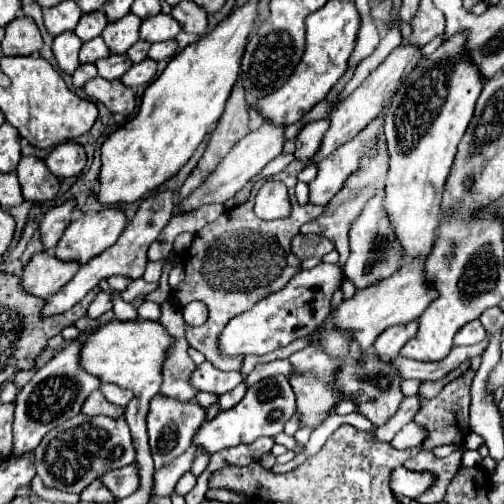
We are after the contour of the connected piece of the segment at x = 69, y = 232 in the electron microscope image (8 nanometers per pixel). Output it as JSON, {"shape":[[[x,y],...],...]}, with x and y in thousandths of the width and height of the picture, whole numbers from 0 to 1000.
{"shape":[[[214,411],[194,423],[167,423],[155,438],[131,450],[107,506],[119,518],[151,518],[155,526],[167,526],[226,486],[250,442],[254,438],[234,411]]]}

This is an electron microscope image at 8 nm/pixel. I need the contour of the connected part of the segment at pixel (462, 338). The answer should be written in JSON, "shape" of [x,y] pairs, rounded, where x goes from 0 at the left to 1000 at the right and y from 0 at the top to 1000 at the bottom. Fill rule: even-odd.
{"shape":[[[944,633],[944,637],[933,637],[925,641],[901,669],[901,685],[937,685],[937,681],[948,681],[960,673],[960,649],[956,641]]]}

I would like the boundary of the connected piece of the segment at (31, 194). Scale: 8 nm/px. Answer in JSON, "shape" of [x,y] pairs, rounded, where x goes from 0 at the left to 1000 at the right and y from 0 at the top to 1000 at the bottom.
{"shape":[[[67,308],[40,315],[32,347],[36,347],[40,367],[48,359],[48,371],[44,371],[48,395],[63,399],[63,403],[99,399],[111,391],[111,383],[119,375],[119,355],[107,351],[91,335],[91,323]]]}

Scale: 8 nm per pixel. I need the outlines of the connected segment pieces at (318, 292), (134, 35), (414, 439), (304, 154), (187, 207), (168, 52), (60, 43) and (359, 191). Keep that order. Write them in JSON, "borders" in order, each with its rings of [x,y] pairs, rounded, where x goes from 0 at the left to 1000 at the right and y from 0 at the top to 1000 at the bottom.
{"borders":[[[[635,522],[623,534],[595,534],[571,569],[528,585],[488,621],[464,629],[433,669],[433,696],[440,704],[528,704],[544,692],[575,685],[583,673],[619,661],[655,621],[655,593],[679,554],[679,534],[671,526]]],[[[254,26],[238,42],[214,46],[210,58],[202,62],[202,77],[210,81],[222,105],[250,105],[274,81],[278,46],[282,42],[266,26]]],[[[810,839],[778,875],[774,875],[774,883],[782,887],[782,891],[810,891],[810,887],[821,887],[821,883],[833,883],[837,875],[841,875],[841,867],[845,867],[845,855],[829,843],[829,839]]],[[[619,240],[611,244],[587,272],[587,315],[615,327],[623,304],[631,300],[639,272],[651,256],[651,240]]],[[[504,216],[494,218],[494,264],[488,272],[480,272],[476,280],[464,284],[464,296],[452,304],[452,312],[440,315],[440,327],[433,327],[433,335],[385,379],[377,383],[377,391],[369,391],[369,399],[353,399],[349,403],[349,419],[345,423],[377,423],[397,415],[401,407],[417,407],[417,403],[448,403],[456,399],[504,347],[512,347],[524,327],[532,319],[540,319],[544,312],[552,312],[560,304],[563,292],[563,252],[548,252],[536,248],[536,240],[524,236],[516,224]]],[[[329,81],[329,85],[306,85],[294,101],[294,113],[306,117],[306,121],[321,121],[321,117],[333,117],[341,113],[345,105],[353,101],[353,89],[349,81]]],[[[131,62],[131,65],[123,65],[107,77],[103,101],[107,101],[107,113],[111,113],[123,141],[147,145],[155,137],[155,129],[159,129],[159,121],[155,121],[159,93],[163,93],[163,77],[147,62]]],[[[762,276],[754,280],[754,292],[750,292],[750,296],[754,296],[750,312],[742,312],[742,315],[722,312],[722,315],[718,315],[718,335],[714,335],[710,343],[702,343],[702,347],[690,355],[687,371],[647,407],[643,427],[635,427],[631,435],[623,435],[623,438],[615,438],[615,442],[603,442],[603,446],[595,450],[595,458],[599,458],[603,466],[607,466],[607,462],[631,462],[631,466],[643,466],[643,470],[651,470],[655,478],[663,478],[667,498],[675,502],[675,522],[679,522],[679,526],[683,526],[687,514],[690,514],[690,454],[694,454],[698,435],[718,419],[718,407],[722,407],[750,375],[762,371],[762,359],[766,359],[766,343],[770,343],[770,304],[766,304],[766,280],[762,280]]]]}

